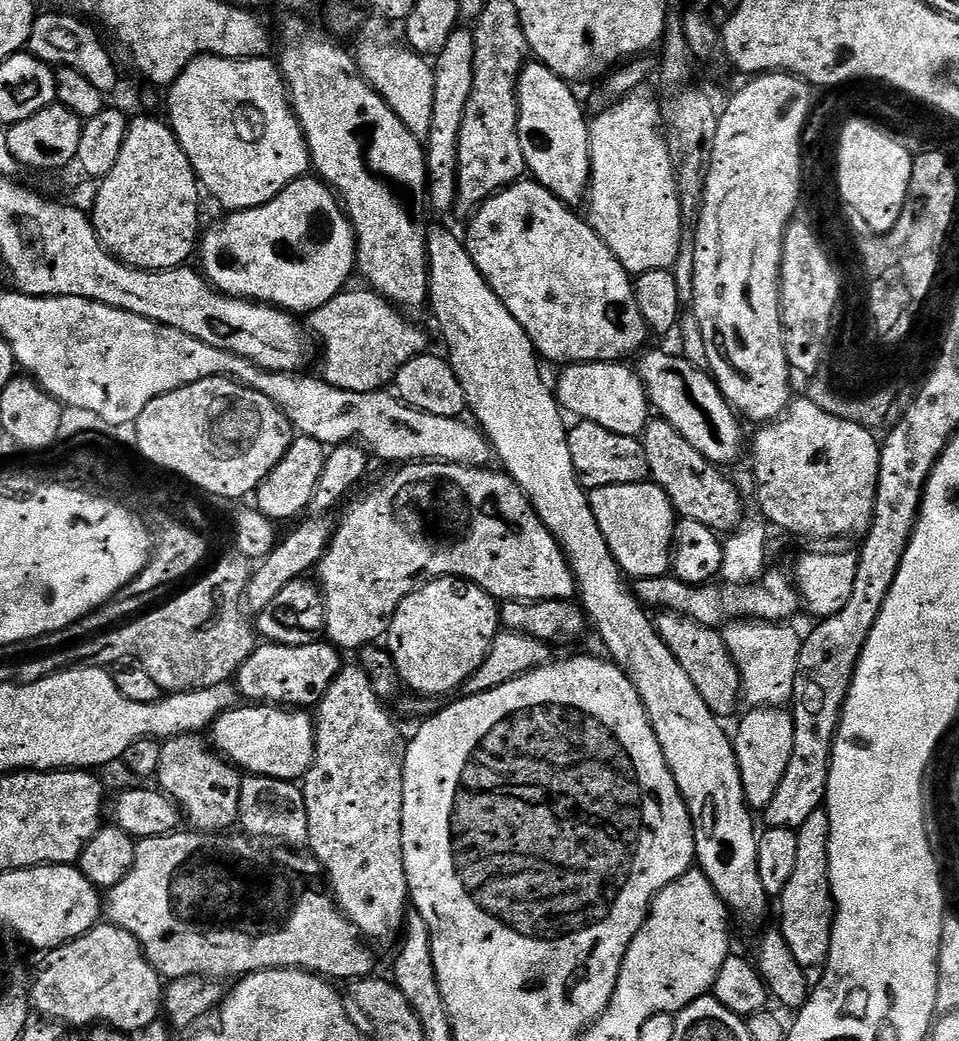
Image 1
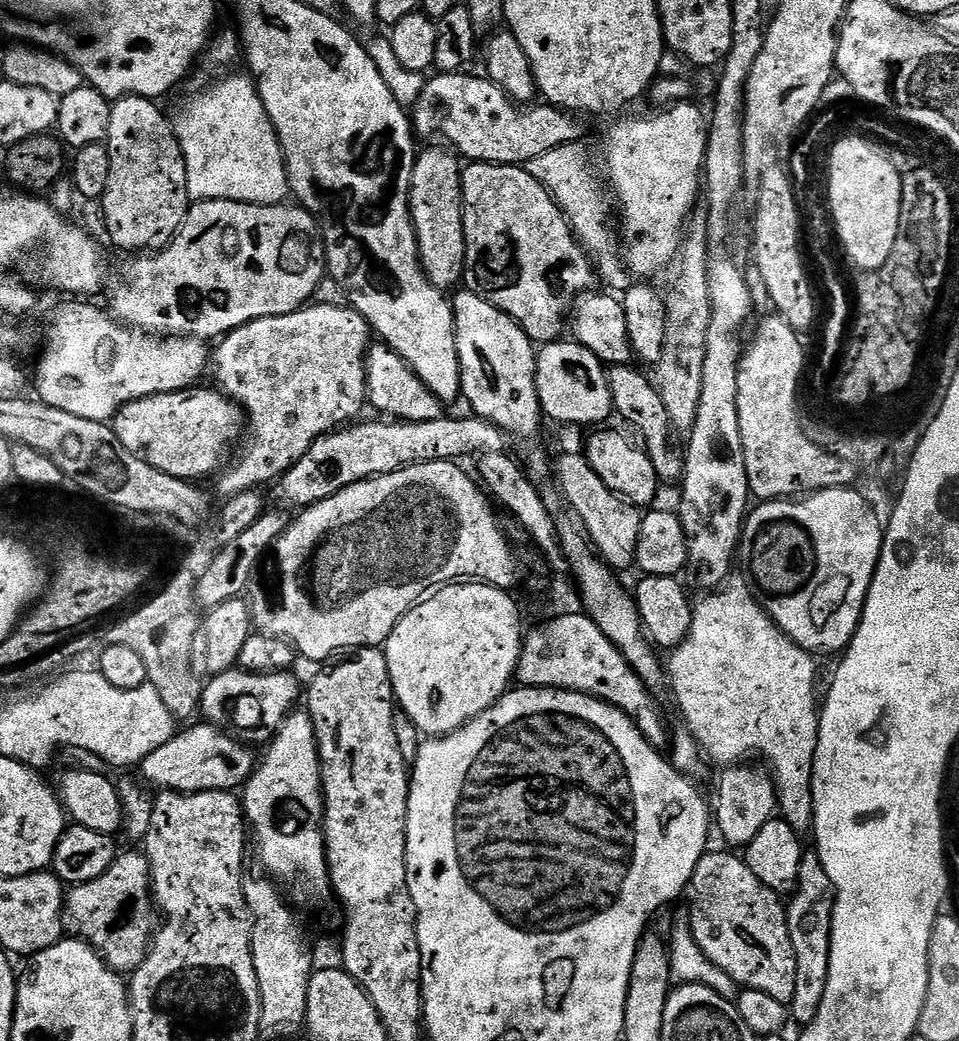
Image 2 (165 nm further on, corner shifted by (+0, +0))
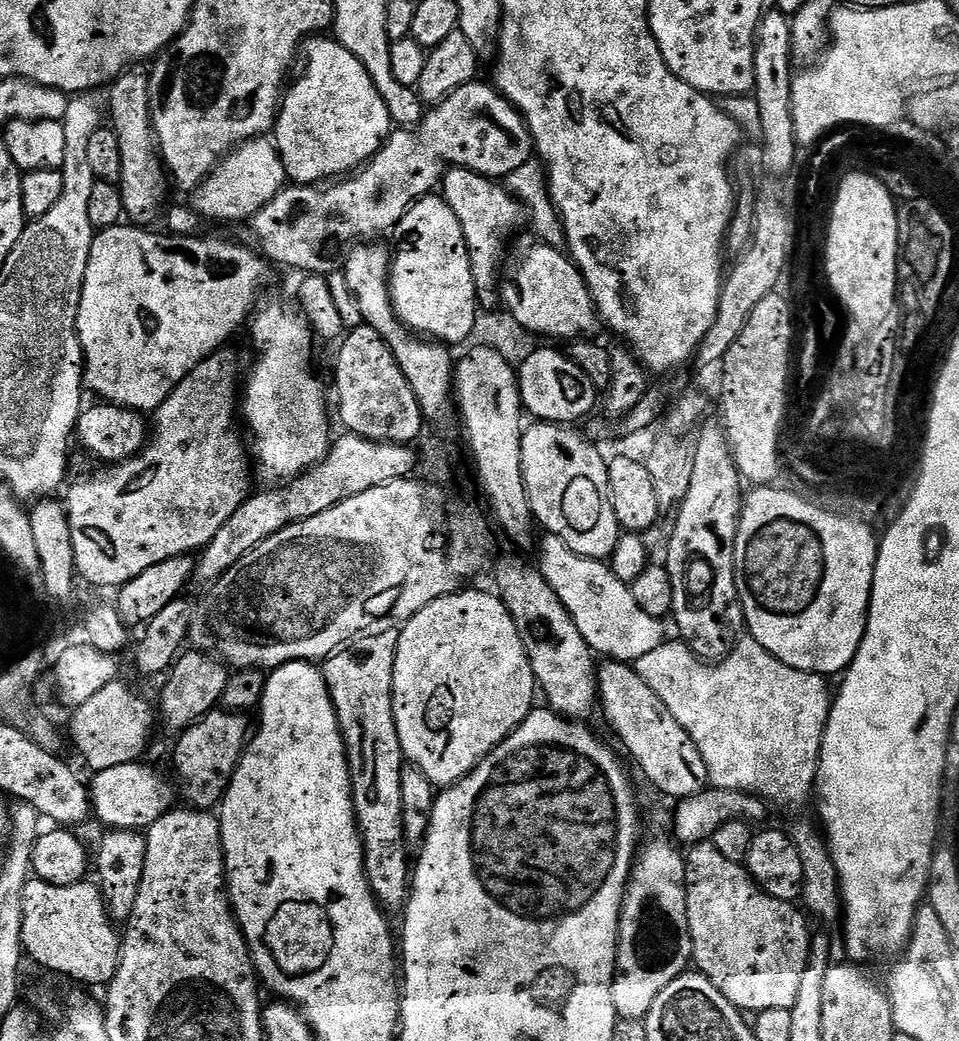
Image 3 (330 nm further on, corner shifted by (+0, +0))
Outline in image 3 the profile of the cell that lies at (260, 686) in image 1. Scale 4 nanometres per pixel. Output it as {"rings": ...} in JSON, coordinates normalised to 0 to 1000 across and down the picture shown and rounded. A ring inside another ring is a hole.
{"rings":[[[222,682],[220,684],[217,684],[211,691],[205,692],[203,695],[200,695],[197,699],[192,700],[191,703],[187,704],[186,710],[188,711],[185,713],[185,715],[181,715],[181,721],[178,723],[177,730],[178,733],[184,733],[184,742],[186,744],[188,744],[188,749],[190,752],[193,753],[192,761],[190,757],[190,765],[192,768],[192,765],[197,773],[202,776],[206,776],[210,778],[221,778],[226,775],[233,769],[234,768],[234,762],[238,760],[238,752],[242,750],[242,744],[246,743],[246,738],[248,735],[250,735],[250,727],[254,725],[255,718],[261,710],[261,695],[259,699],[259,691],[260,689],[258,687],[243,684],[241,682]]]}

